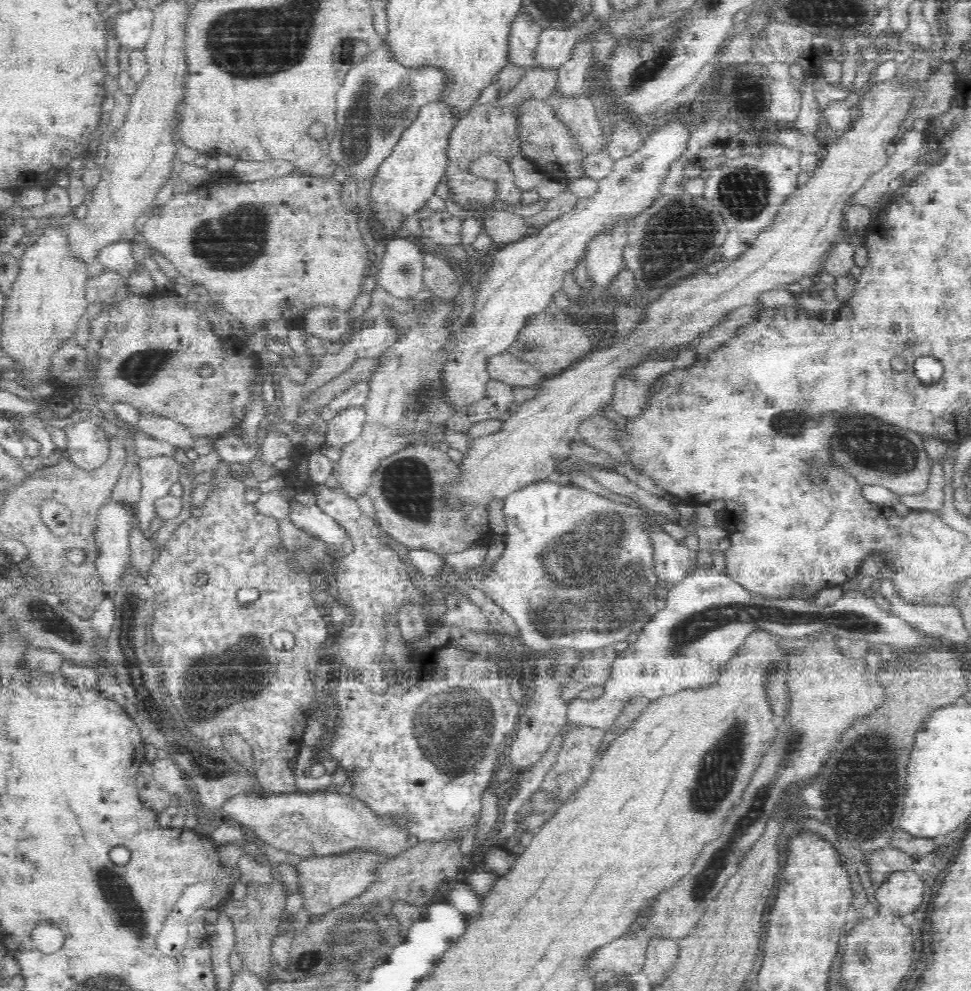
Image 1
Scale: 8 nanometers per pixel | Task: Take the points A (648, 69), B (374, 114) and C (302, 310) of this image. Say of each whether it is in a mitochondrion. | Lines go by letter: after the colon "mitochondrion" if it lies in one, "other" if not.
A: mitochondrion
B: mitochondrion
C: other

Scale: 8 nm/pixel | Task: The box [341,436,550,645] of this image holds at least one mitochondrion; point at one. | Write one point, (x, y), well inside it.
(406, 484)

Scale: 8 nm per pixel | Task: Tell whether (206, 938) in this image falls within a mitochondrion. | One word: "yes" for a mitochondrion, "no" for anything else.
no

